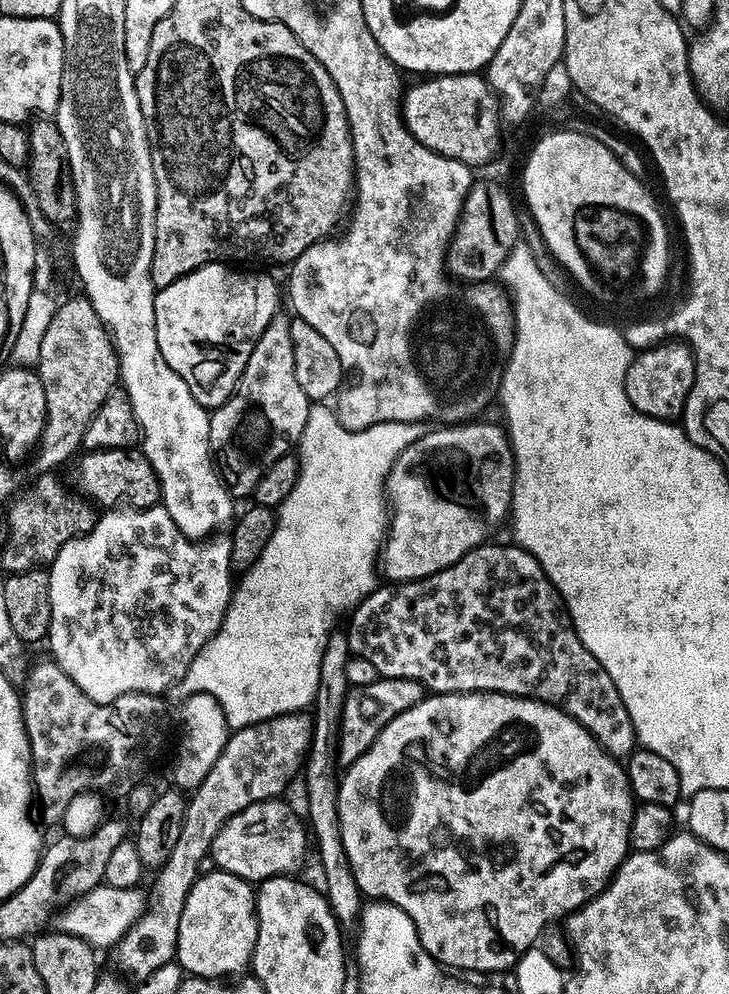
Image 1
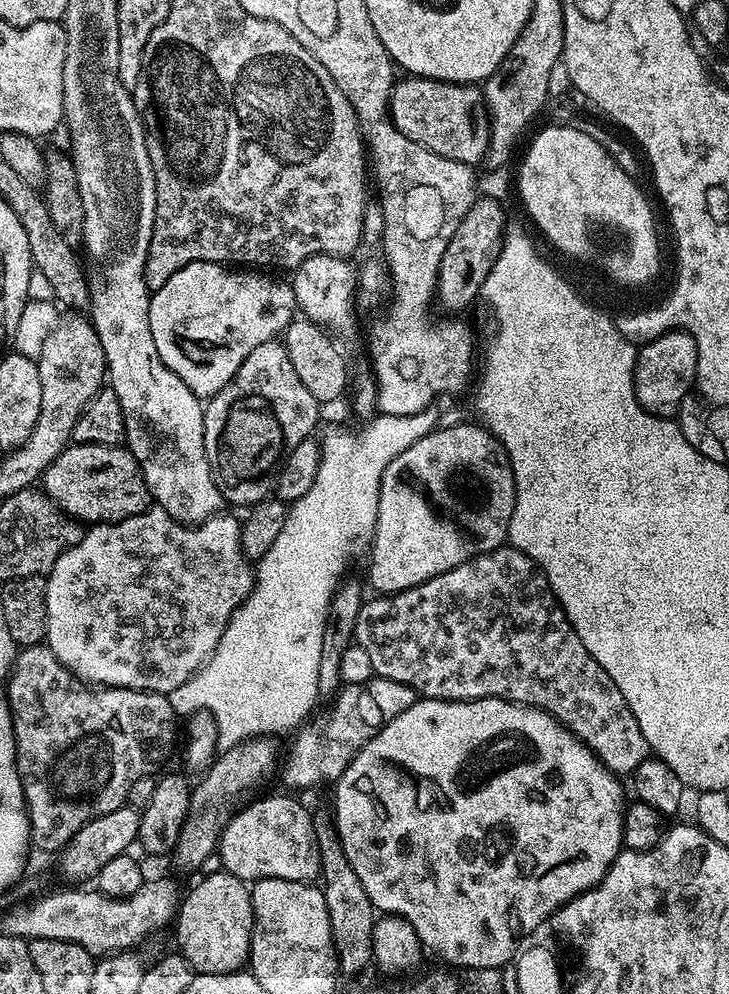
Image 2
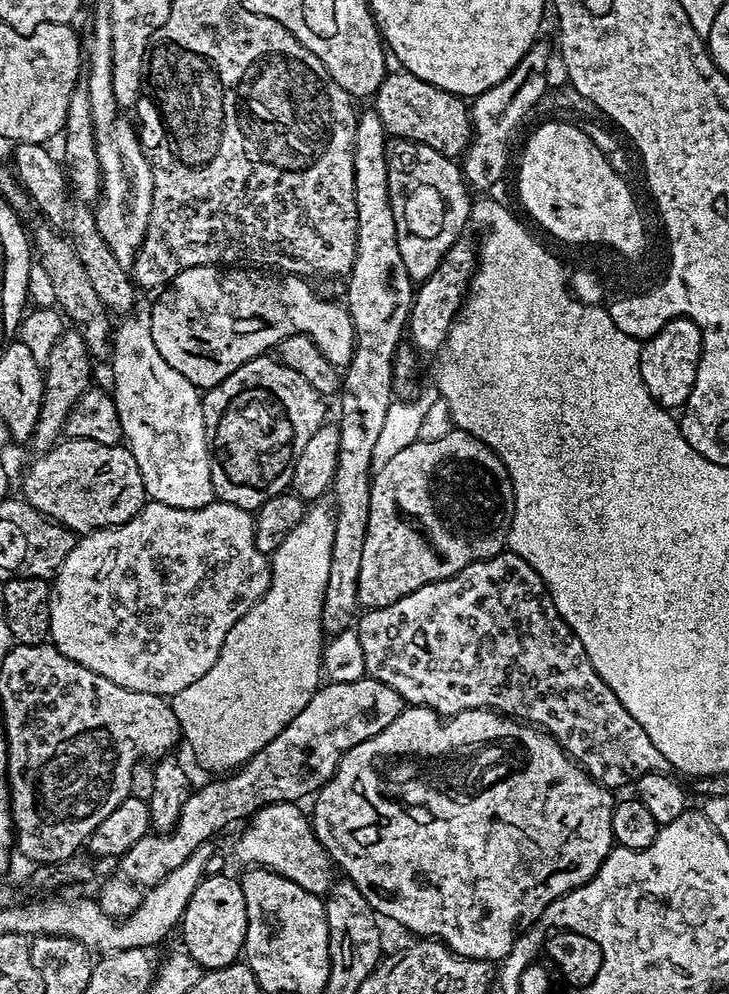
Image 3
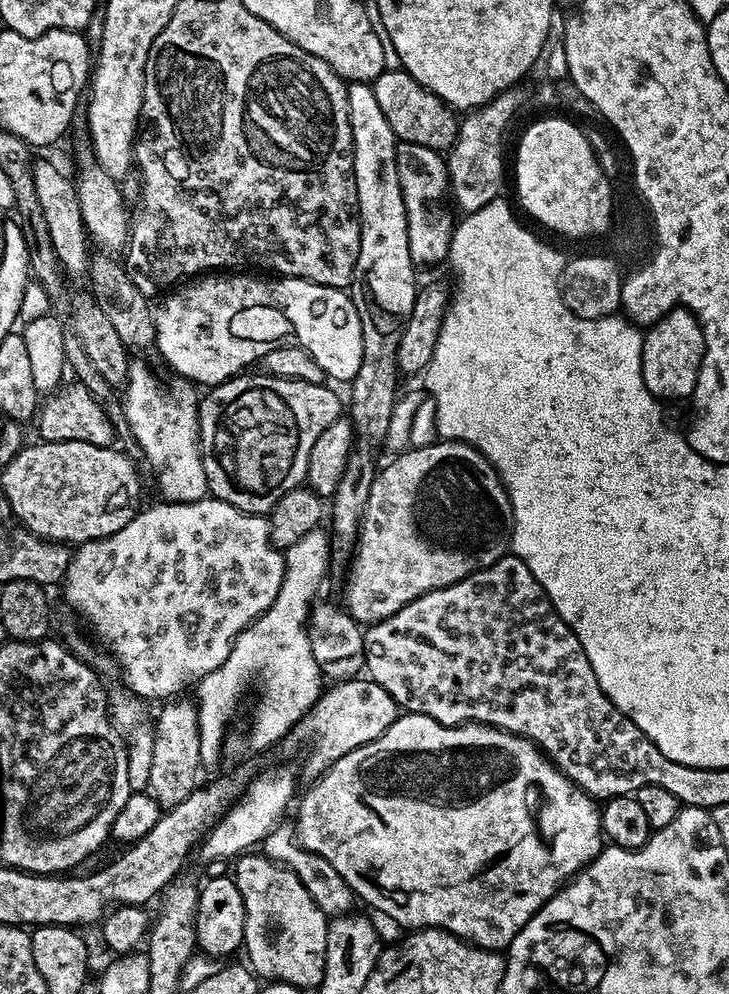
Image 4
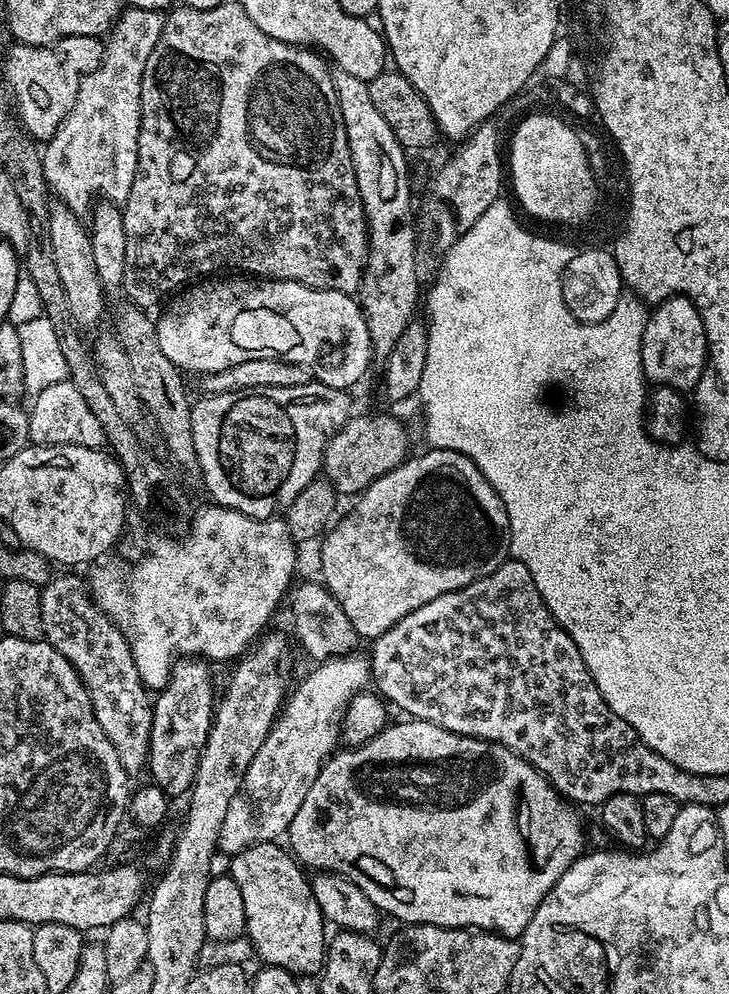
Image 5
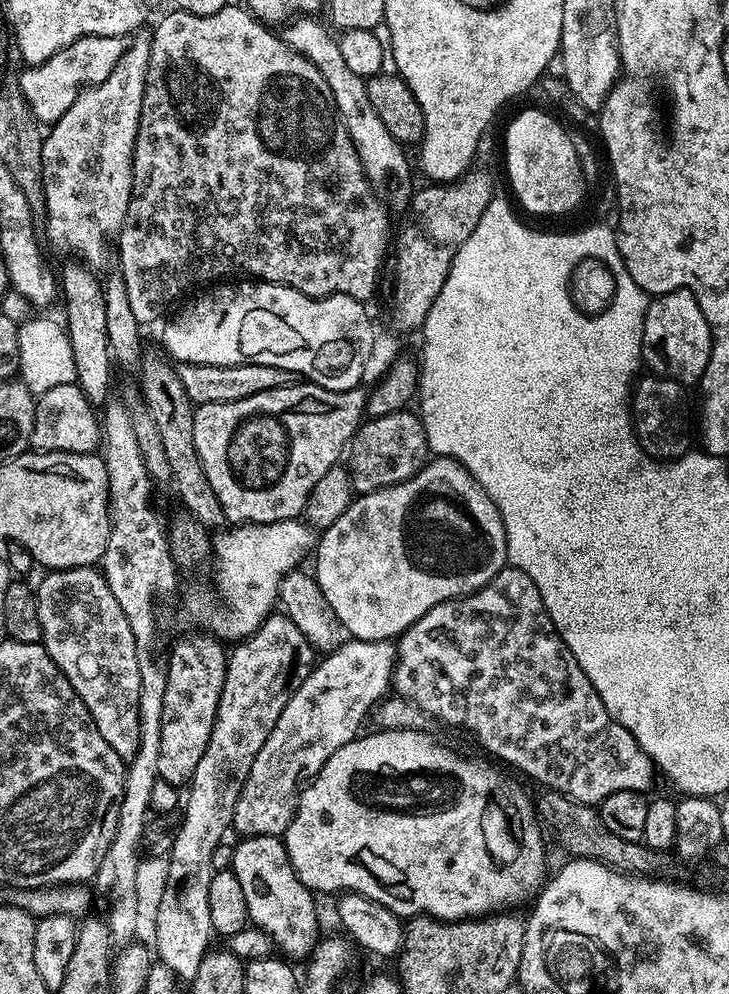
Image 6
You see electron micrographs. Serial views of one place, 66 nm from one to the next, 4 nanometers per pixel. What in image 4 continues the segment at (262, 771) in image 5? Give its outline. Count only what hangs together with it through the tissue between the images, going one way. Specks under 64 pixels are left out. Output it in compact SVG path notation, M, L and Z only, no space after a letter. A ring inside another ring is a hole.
M274 766L262 773L259 772L253 777L251 783L244 789L243 795L228 809L226 815L208 830L203 840L199 843L196 850L196 856L199 856L199 863L206 864L210 860L216 858L235 859L244 853L247 853L254 845L256 847L263 843L265 837L273 832L273 830L285 819L285 812L290 804L290 797L293 796L296 788L293 772L284 766Z

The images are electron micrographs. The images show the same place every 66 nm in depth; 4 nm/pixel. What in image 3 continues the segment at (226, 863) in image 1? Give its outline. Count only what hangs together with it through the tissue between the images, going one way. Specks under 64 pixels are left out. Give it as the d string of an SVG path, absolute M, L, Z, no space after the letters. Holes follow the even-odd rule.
M285 802L258 809L243 825L244 833L236 844L236 852L245 860L245 865L269 868L290 878L290 882L298 882L302 890L324 898L334 883L334 865L314 834L309 813L300 807L296 802Z

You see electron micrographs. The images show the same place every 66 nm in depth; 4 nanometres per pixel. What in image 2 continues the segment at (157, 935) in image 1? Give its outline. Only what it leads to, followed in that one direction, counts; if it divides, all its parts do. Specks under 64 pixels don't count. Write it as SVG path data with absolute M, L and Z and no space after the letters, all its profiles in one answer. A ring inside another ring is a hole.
M259 736L236 747L225 749L207 765L205 772L208 773L201 778L200 785L192 788L188 817L174 849L178 867L199 869L200 864L211 852L217 851L220 836L232 819L234 809L245 799L243 796L254 791L263 780L277 775L280 762L280 749L278 750L277 743L279 741L275 737Z

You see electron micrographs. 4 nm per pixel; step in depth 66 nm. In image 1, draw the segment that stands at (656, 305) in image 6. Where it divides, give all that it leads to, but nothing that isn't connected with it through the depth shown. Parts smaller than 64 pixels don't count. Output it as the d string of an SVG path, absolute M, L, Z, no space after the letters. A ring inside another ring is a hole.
M669 338L663 344L637 351L632 357L632 365L624 376L626 398L638 411L659 420L676 422L684 415L686 398L694 386L696 377L696 355L687 342L679 338Z

